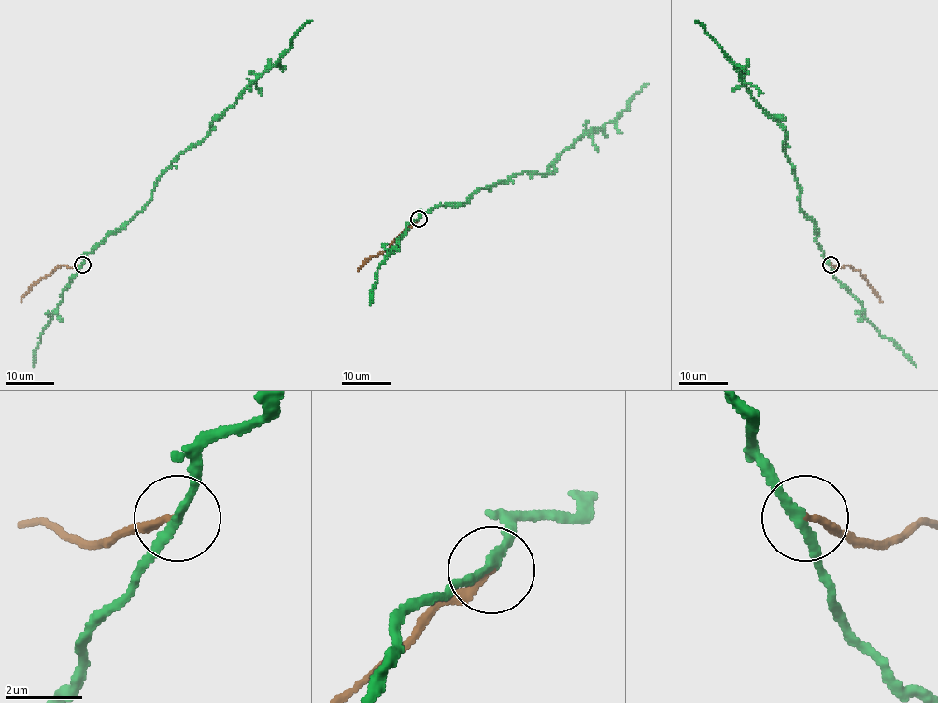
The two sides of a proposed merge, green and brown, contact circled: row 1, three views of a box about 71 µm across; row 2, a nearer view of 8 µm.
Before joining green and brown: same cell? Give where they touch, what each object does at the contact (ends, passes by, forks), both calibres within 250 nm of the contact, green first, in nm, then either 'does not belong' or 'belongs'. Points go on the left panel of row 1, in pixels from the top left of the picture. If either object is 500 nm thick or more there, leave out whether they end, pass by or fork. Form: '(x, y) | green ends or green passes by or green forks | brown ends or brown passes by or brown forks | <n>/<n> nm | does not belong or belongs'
(82, 265) | green passes by | brown ends | 220/170 nm | does not belong

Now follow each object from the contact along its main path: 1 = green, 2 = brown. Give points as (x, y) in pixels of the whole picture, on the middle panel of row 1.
1: (419, 219), (441, 205), (462, 205), (478, 189), (518, 173), (547, 173), (576, 139), (625, 111), (648, 83)
2: (419, 219), (391, 246), (371, 257), (357, 270)

